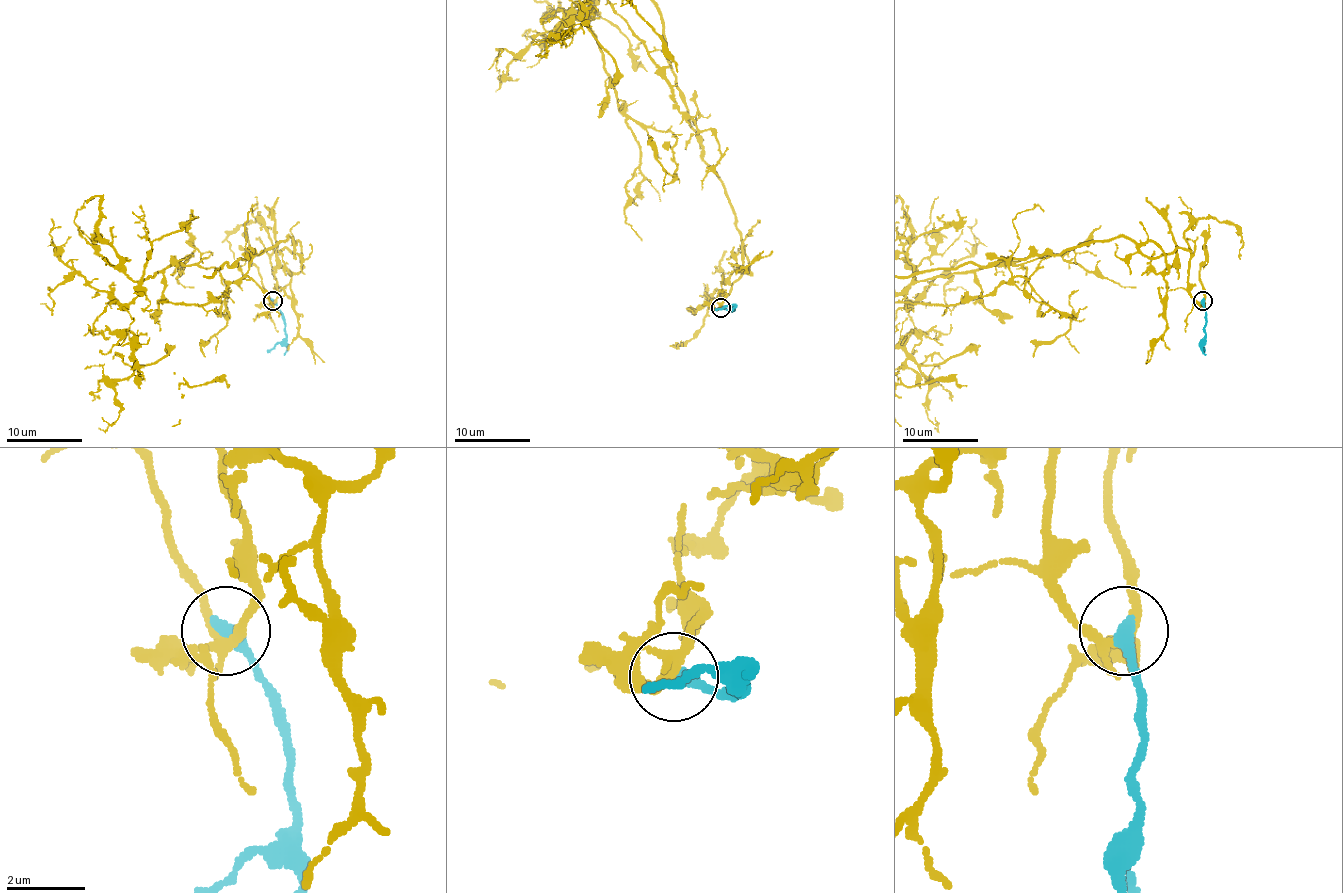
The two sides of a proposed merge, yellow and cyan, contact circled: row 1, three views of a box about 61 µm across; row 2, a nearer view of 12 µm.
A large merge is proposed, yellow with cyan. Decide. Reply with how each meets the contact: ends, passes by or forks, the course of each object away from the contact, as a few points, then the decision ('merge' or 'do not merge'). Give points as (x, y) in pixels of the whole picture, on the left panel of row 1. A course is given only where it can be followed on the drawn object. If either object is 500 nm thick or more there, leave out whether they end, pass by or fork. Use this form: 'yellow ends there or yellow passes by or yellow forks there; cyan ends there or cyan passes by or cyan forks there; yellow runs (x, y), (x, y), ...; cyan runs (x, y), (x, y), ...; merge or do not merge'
yellow forks there; cyan ends there; cyan runs (272, 301), (281, 314), (285, 337), (266, 352); merge

